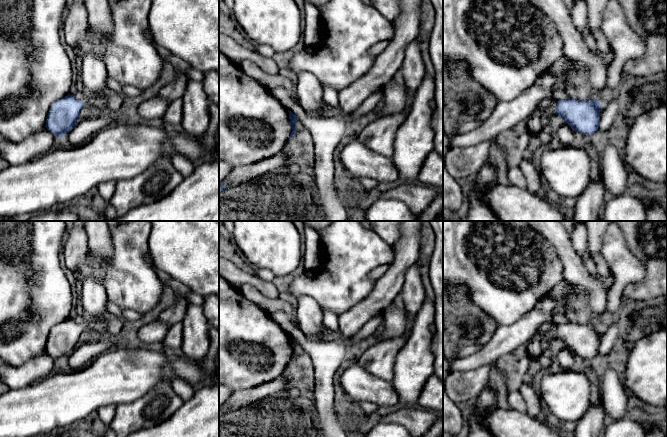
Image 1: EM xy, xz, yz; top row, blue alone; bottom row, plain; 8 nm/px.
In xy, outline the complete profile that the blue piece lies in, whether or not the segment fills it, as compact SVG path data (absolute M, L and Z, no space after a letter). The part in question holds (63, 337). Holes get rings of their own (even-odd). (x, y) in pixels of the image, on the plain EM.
M68 318L51 329L45 351L55 361L63 361L77 348L76 345L84 330L96 332L103 338L107 337L105 325L102 322L78 324L73 319Z

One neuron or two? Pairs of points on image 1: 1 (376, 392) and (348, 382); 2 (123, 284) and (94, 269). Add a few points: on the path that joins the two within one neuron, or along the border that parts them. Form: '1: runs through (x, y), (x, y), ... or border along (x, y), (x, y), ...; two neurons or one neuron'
1: runs through (369, 388), (355, 383); one neuron
2: runs through (116, 277), (101, 271); one neuron

